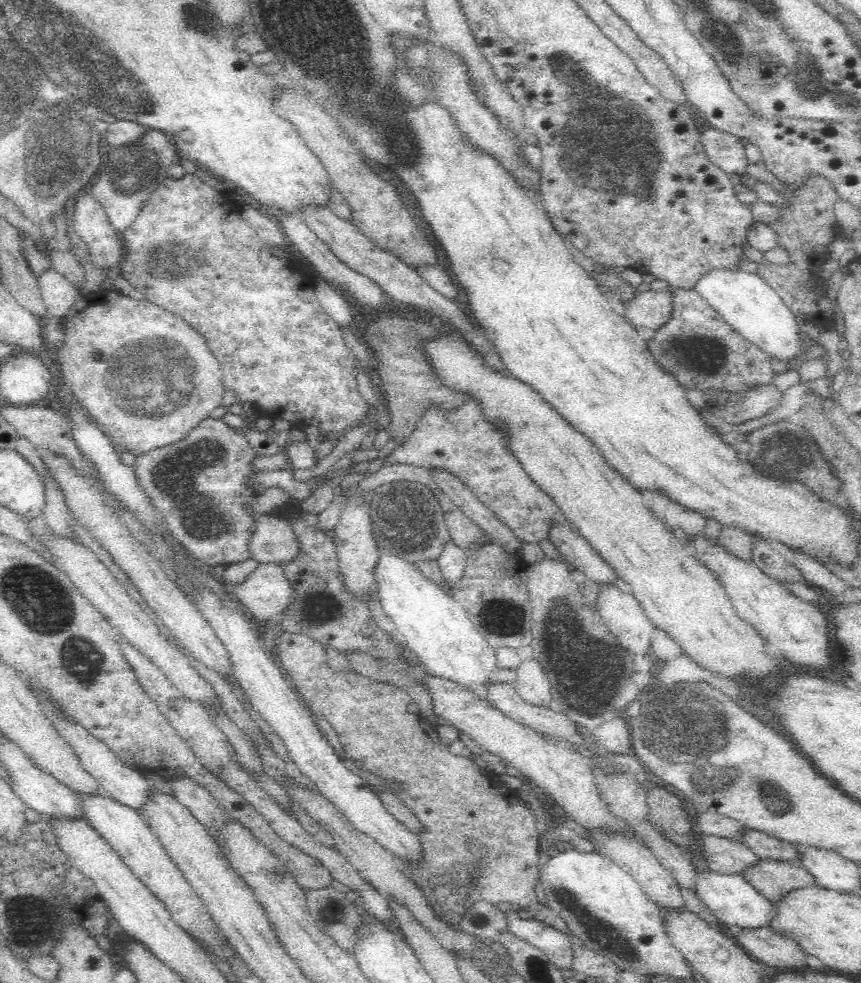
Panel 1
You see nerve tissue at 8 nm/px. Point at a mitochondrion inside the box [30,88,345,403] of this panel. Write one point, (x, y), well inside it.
(58, 159)

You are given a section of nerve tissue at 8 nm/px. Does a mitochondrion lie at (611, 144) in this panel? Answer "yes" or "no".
yes

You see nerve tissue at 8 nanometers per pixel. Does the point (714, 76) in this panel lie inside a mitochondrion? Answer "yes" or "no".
no

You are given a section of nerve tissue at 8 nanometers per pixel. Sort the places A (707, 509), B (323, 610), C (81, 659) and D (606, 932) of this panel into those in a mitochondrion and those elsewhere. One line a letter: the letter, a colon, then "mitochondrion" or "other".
A: other
B: mitochondrion
C: mitochondrion
D: mitochondrion

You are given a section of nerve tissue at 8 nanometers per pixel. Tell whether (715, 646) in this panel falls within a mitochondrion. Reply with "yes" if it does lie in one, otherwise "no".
no

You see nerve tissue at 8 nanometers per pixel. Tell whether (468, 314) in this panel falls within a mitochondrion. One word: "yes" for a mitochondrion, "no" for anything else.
no

